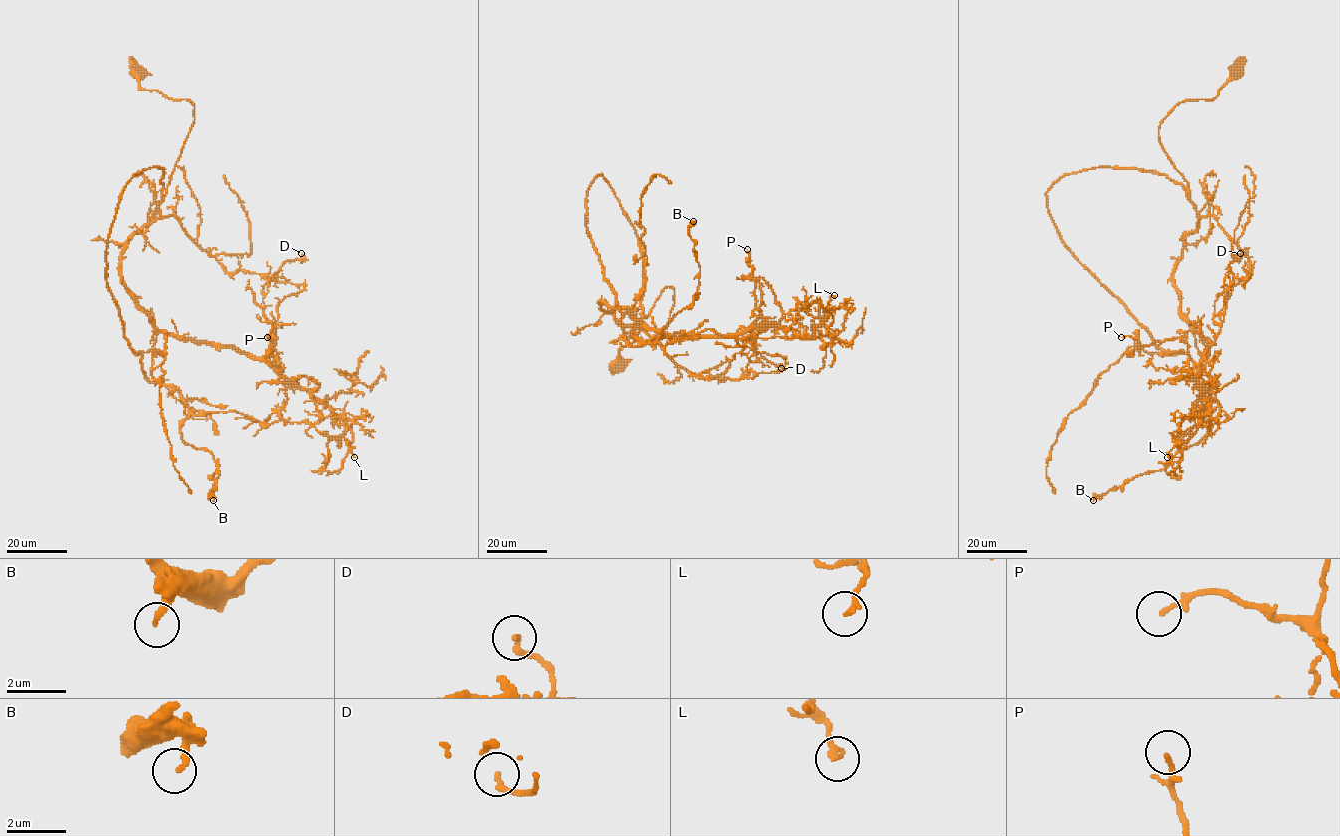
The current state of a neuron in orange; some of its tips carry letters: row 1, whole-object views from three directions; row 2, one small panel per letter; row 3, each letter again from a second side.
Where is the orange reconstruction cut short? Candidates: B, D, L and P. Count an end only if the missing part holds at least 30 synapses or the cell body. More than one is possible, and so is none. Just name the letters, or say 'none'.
none

